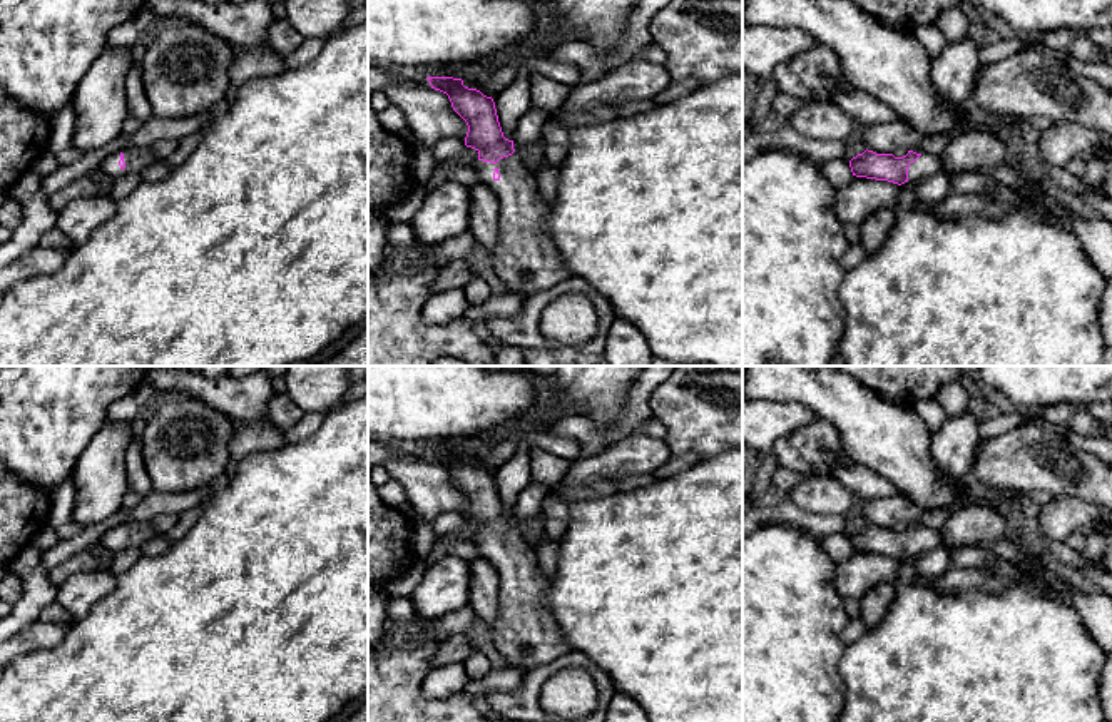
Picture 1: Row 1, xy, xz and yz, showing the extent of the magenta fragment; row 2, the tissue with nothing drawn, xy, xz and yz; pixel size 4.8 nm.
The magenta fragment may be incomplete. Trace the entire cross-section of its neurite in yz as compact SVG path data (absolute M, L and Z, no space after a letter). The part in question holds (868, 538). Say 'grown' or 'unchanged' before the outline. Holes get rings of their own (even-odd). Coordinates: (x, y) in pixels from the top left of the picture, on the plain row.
grown; M918 521L908 525L903 531L893 528L876 528L865 525L849 535L853 550L888 555L893 558L905 558L908 555L920 555L936 547L941 547L941 530L921 526Z

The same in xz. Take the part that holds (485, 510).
grown; M426 453L467 496L465 520L478 526L475 545L500 577L498 617L492 628L505 667L525 675L574 652L552 613L538 605L548 577L538 570L535 550L515 528L513 515L503 511L493 473L465 461L462 453Z

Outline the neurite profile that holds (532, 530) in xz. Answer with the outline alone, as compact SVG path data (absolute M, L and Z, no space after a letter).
M513 516L513 523L515 528L522 533L522 536L530 543L542 545L545 542L547 531L542 525L540 516L528 521Z

